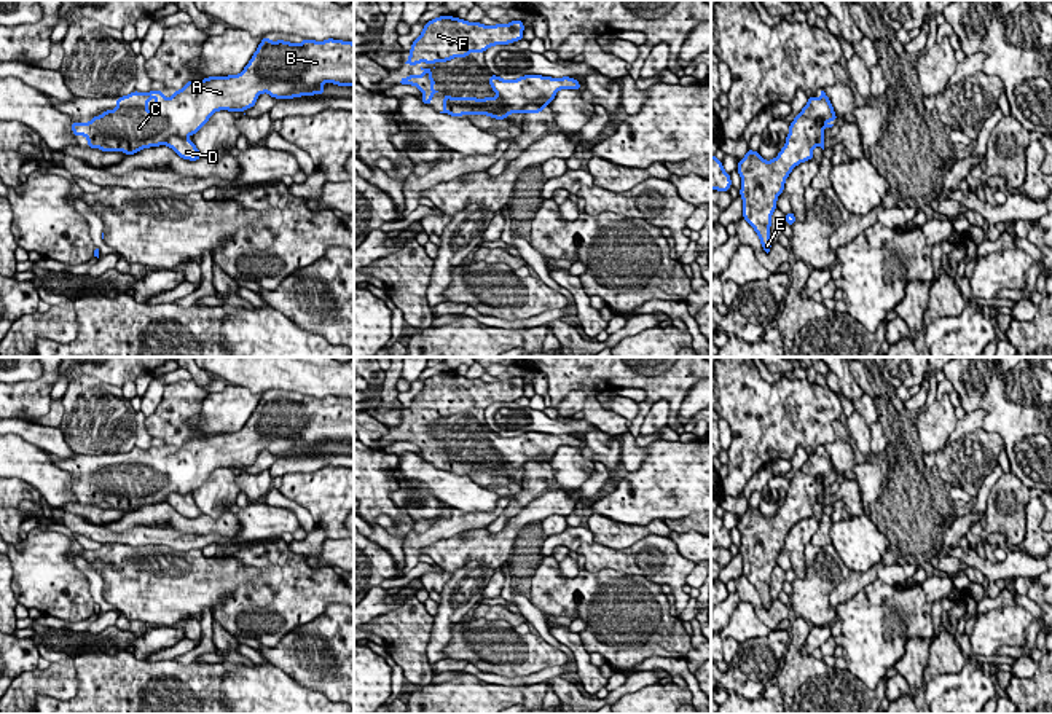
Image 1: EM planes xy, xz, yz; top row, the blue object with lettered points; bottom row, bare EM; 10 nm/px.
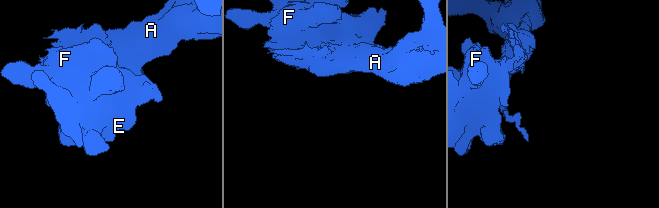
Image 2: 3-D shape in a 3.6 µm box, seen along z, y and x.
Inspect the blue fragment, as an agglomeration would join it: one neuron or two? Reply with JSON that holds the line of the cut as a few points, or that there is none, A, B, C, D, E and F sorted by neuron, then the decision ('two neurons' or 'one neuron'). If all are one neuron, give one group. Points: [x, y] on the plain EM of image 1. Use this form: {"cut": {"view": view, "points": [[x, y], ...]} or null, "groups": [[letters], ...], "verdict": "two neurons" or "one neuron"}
{"cut": {"view": "xz", "points": [[550, 458], [544, 461], [529, 459], [522, 467]]}, "groups": [["A", "B", "C", "E", "F"], ["D"]], "verdict": "two neurons"}

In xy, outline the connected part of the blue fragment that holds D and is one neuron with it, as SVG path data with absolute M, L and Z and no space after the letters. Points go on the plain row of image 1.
M169 492L166 497L166 502L172 505L183 516L198 518L201 515L199 507L188 496Z

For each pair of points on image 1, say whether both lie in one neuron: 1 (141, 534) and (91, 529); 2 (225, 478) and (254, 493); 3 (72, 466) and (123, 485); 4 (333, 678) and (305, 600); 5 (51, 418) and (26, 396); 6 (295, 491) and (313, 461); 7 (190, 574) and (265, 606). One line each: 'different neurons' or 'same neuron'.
1: same neuron
2: different neurons
3: same neuron
4: different neurons
5: different neurons
6: different neurons
7: different neurons

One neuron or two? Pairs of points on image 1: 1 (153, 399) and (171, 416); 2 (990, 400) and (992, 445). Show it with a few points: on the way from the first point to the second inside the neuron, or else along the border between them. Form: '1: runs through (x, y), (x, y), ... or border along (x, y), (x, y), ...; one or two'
1: border along (166, 386), (158, 407), (145, 418); two
2: border along (982, 429), (997, 434), (1006, 448); two

